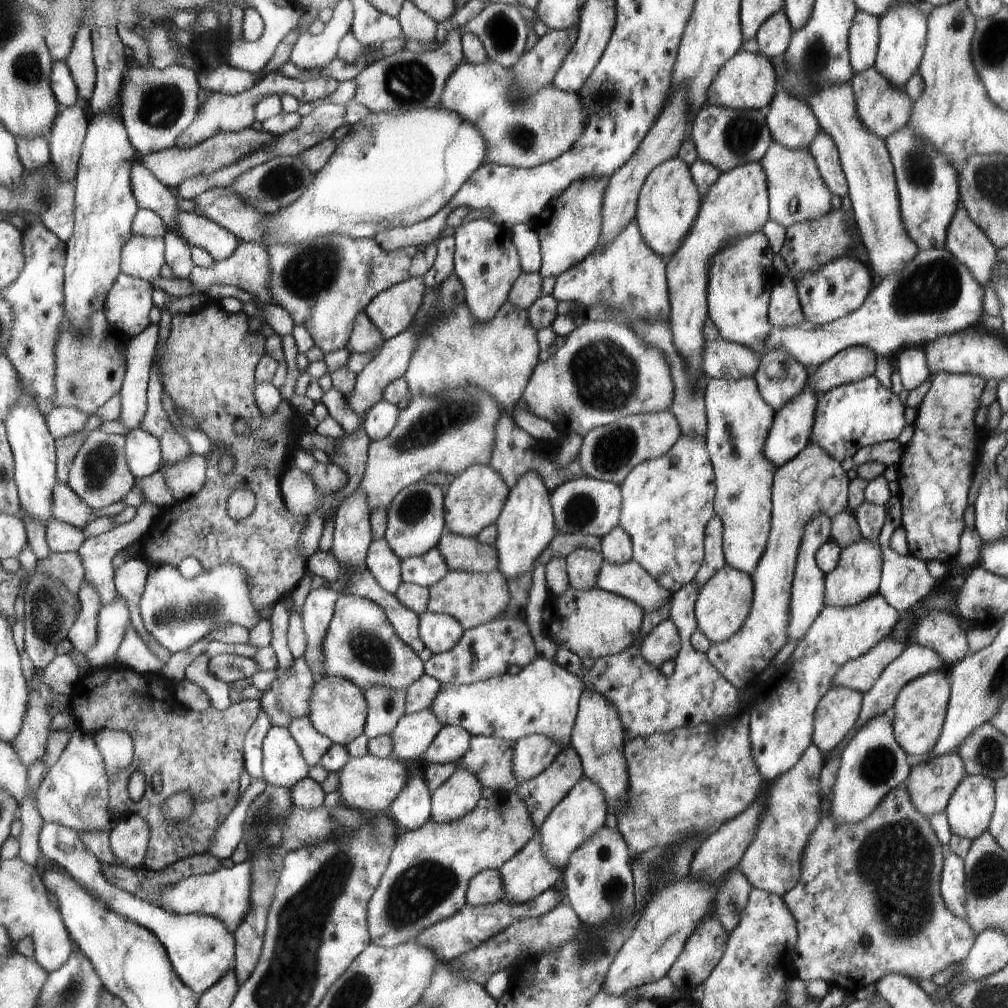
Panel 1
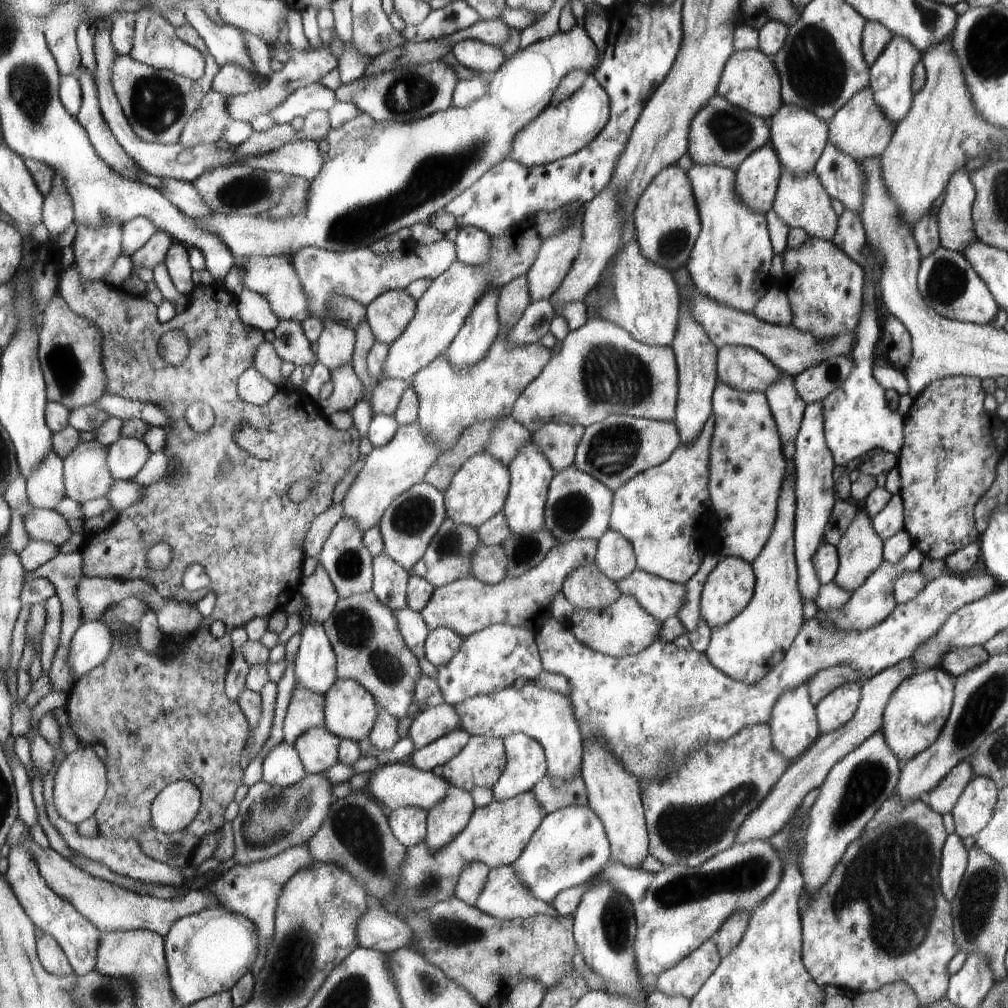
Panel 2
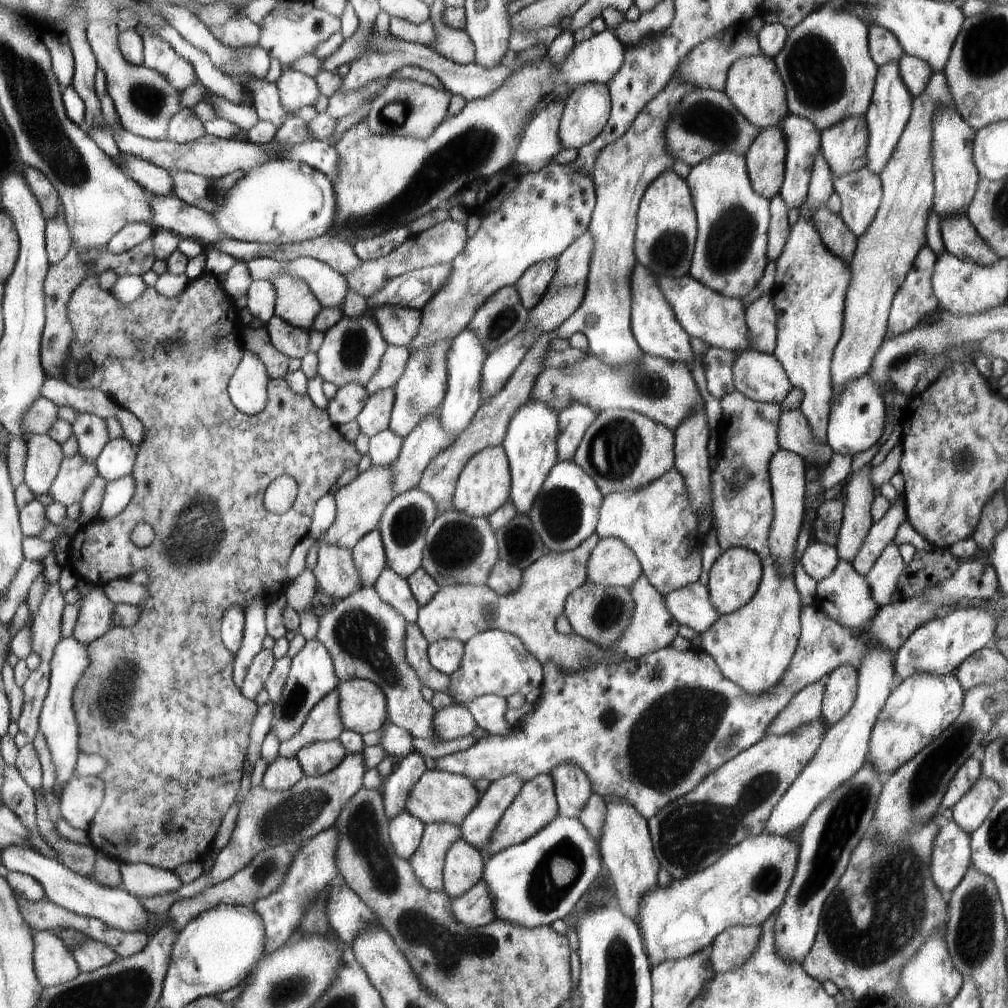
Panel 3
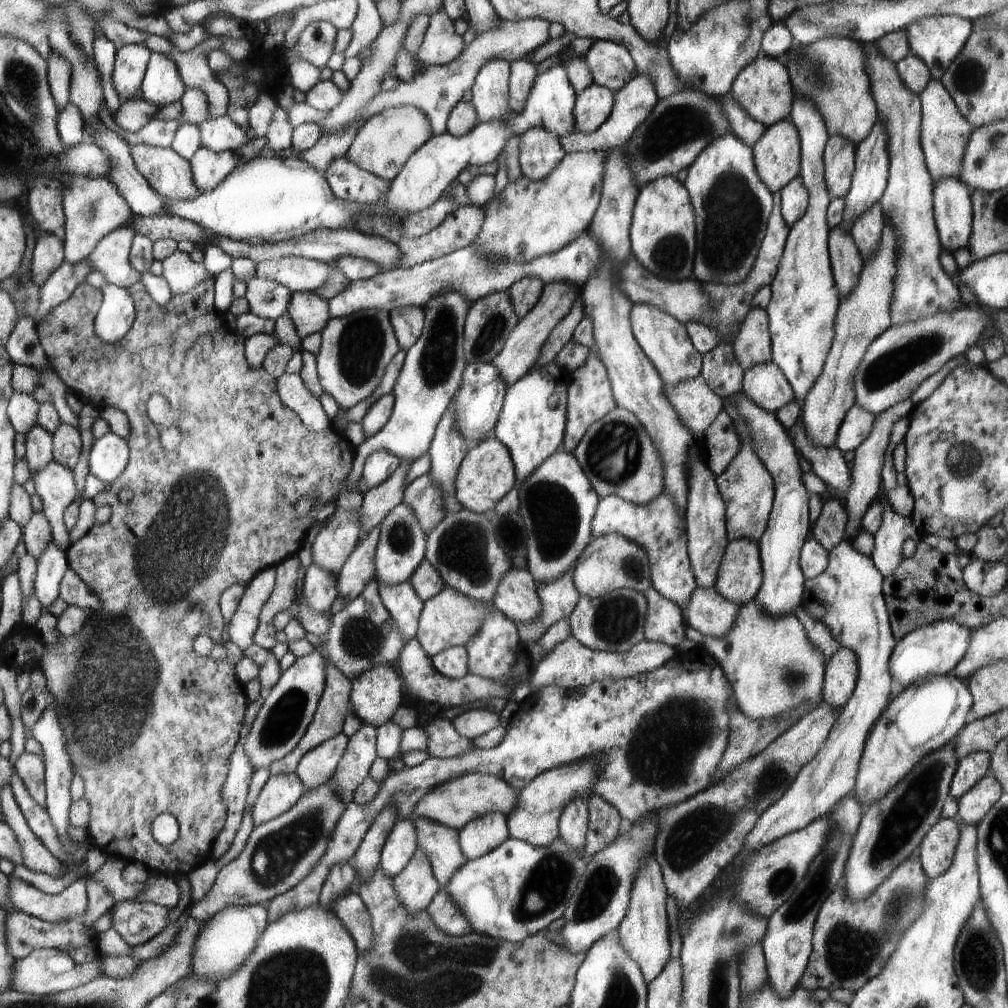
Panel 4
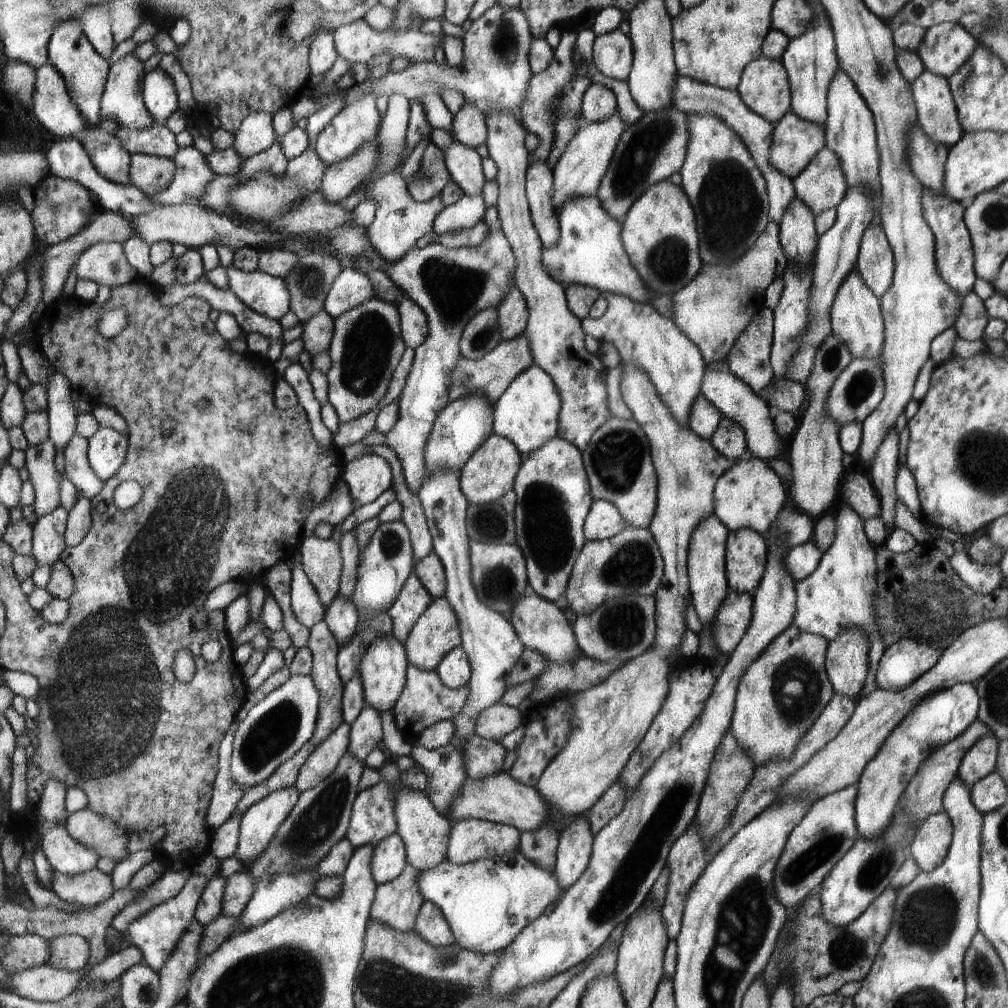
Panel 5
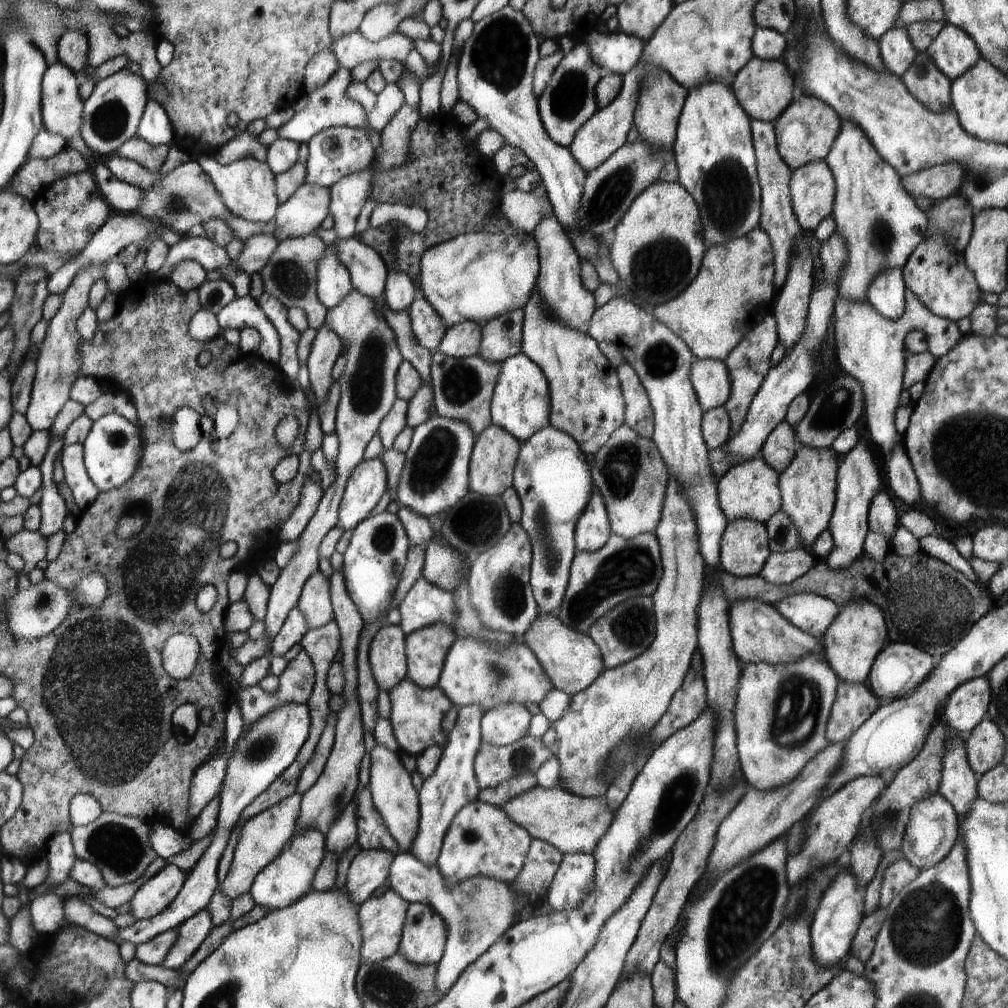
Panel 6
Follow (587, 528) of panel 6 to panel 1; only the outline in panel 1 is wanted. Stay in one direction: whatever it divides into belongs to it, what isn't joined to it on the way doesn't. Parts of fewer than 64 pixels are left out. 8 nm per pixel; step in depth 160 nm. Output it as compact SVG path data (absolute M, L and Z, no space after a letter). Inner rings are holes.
M682 433L668 453L663 454L662 457L653 458L650 461L644 461L639 465L636 465L635 468L627 474L627 478L622 484L623 504L622 514L619 518L619 526L631 535L631 542L634 544L634 560L637 563L640 563L640 566L644 567L644 570L647 570L648 574L651 574L651 577L657 583L662 584L662 586L666 590L669 590L672 594L677 590L680 590L682 586L686 586L686 584L688 584L688 582L696 576L696 573L699 571L702 563L706 560L706 530L708 524L710 524L712 518L716 515L714 502L715 490L718 488L715 485L715 469L713 464L710 464L710 460L708 460L708 453L709 452L706 448L706 439L704 437L692 438Z

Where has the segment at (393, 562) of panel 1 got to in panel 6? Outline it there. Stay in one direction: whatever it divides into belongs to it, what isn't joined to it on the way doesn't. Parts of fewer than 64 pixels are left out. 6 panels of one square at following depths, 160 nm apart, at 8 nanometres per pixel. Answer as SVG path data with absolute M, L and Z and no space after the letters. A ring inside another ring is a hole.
M420 577L414 583L414 586L410 588L399 602L397 609L401 616L399 626L407 635L423 629L425 626L436 624L448 625L454 630L456 624L458 624L458 604L455 602L454 594L443 591L440 587L428 582L424 577Z

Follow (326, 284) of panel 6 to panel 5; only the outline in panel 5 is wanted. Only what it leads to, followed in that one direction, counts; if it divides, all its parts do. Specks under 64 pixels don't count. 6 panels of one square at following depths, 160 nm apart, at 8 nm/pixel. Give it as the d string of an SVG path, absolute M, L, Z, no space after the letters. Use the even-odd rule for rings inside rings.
M344 266L339 276L335 278L330 293L327 294L323 309L332 318L336 318L374 298L375 287L367 275L356 268Z

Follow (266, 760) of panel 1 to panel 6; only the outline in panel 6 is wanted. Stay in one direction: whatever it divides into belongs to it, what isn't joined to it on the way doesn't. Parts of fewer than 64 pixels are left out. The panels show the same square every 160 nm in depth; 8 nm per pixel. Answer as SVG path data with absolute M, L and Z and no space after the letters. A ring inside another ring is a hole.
M296 791L288 798L284 798L283 801L271 806L270 809L254 815L241 826L230 870L226 878L219 884L218 891L229 896L231 900L241 894L250 892L256 876L283 852L286 844L294 836L296 822L300 817L302 800L303 795Z

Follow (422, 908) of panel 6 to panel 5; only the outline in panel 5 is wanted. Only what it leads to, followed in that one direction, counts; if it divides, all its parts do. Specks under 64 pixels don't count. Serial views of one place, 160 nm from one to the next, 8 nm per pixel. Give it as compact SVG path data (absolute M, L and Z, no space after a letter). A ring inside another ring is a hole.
M425 900L419 910L414 932L434 946L447 947L454 945L457 940L451 931L450 923L443 915L439 906Z

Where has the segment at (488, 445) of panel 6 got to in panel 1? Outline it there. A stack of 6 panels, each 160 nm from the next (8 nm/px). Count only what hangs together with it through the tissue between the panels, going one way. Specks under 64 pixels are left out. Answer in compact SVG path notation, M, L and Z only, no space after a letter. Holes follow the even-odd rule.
M474 465L452 479L446 490L445 524L447 531L465 537L478 537L487 526L494 525L511 490L501 474L490 465Z

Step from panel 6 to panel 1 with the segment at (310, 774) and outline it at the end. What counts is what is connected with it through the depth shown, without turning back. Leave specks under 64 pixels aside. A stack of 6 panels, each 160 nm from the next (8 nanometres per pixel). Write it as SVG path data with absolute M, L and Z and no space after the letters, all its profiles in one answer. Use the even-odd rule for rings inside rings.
M298 717L287 726L292 738L297 742L308 767L319 764L331 748L333 742L315 729L311 719Z

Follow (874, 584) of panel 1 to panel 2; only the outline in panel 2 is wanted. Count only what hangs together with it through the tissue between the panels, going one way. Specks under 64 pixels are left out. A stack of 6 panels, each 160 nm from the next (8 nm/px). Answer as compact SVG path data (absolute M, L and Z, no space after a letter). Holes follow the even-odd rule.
M859 506L859 512L850 523L847 533L842 536L837 544L839 568L834 581L848 593L853 593L856 589L859 589L864 581L883 564L884 540L875 533L875 529L871 524L870 516L864 510L864 507Z

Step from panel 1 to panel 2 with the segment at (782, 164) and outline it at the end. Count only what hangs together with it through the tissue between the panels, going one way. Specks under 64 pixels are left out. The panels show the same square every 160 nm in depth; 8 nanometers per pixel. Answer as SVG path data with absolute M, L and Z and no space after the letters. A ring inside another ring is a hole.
M783 169L774 209L778 216L791 228L802 228L810 237L831 240L838 230L839 216L832 209L831 195L813 170L796 176Z

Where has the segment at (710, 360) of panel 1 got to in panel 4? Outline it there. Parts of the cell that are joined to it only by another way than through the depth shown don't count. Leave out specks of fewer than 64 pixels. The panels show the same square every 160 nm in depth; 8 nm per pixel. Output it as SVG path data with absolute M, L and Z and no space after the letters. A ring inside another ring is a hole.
M772 360L743 371L741 393L758 408L773 414L782 405L795 399L790 383Z

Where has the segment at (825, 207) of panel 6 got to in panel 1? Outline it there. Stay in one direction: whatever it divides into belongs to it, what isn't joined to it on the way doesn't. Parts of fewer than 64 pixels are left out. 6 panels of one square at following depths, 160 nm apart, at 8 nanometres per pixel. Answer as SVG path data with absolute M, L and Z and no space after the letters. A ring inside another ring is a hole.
M875 66L854 74L851 85L859 119L866 125L866 128L870 129L870 132L882 140L894 136L910 121L913 105L911 98L904 88L894 86L880 71L876 70Z

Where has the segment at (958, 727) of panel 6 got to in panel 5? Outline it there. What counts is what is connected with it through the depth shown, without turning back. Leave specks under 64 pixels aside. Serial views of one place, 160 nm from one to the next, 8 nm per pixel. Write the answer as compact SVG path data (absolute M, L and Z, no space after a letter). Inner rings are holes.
M954 683L944 690L936 691L923 698L890 733L877 753L868 761L858 780L858 798L855 802L855 825L859 837L877 839L890 824L895 810L901 803L907 786L914 781L920 765L929 754L954 741L960 733L978 720L982 699L972 683Z

